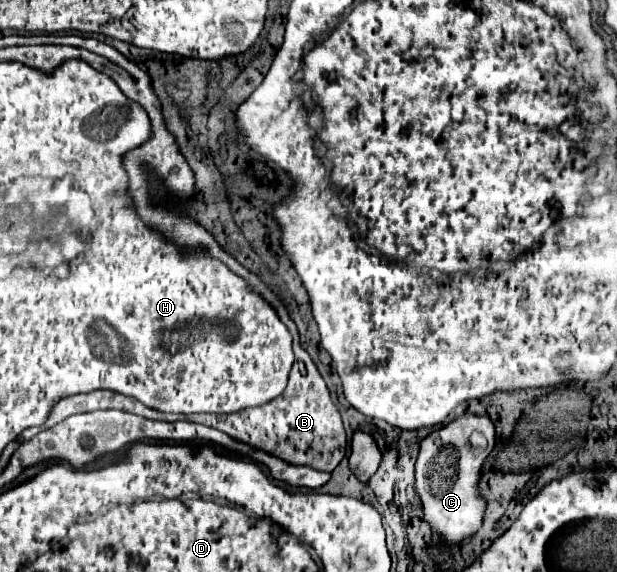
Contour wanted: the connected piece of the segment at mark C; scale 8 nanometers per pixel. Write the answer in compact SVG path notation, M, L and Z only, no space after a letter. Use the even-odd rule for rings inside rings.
M464 413L462 417L458 417L456 421L448 423L446 427L432 431L420 443L420 455L418 455L418 461L416 461L416 491L418 491L422 507L424 507L424 521L432 529L432 543L430 543L430 547L460 545L464 539L470 539L482 527L488 503L480 495L478 483L480 483L482 465L484 465L486 457L492 453L492 449L494 449L494 425L492 425L492 421L488 417L476 417L472 413ZM472 433L480 433L488 441L488 449L480 457L474 457L472 451L470 451L470 435Z

